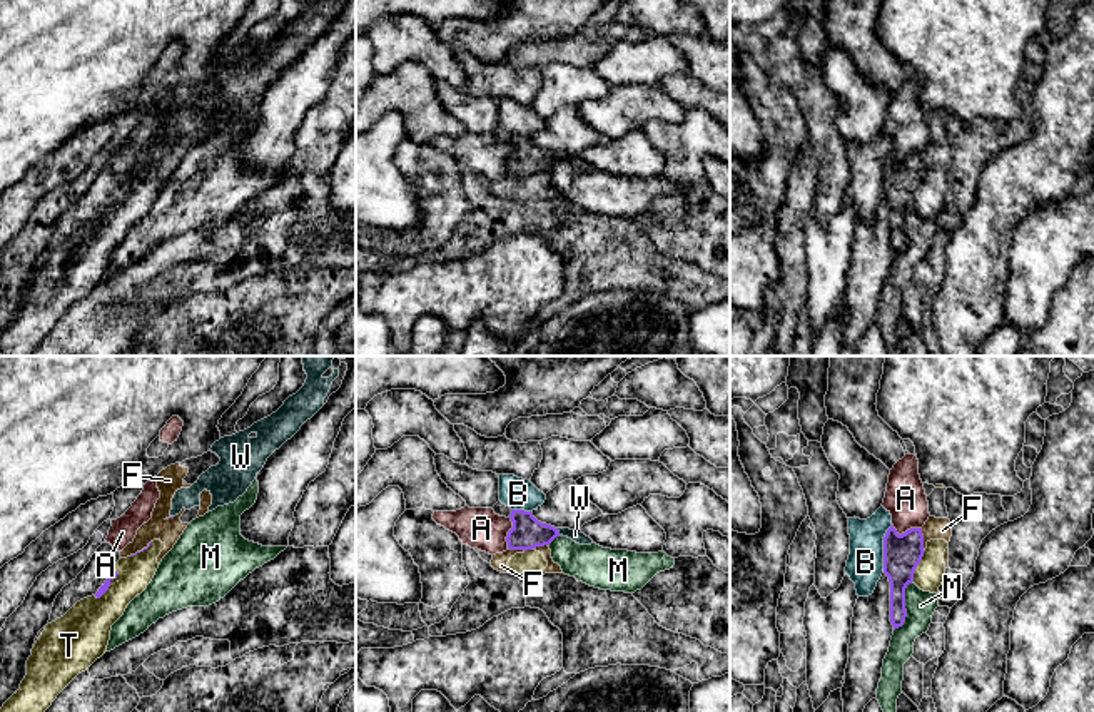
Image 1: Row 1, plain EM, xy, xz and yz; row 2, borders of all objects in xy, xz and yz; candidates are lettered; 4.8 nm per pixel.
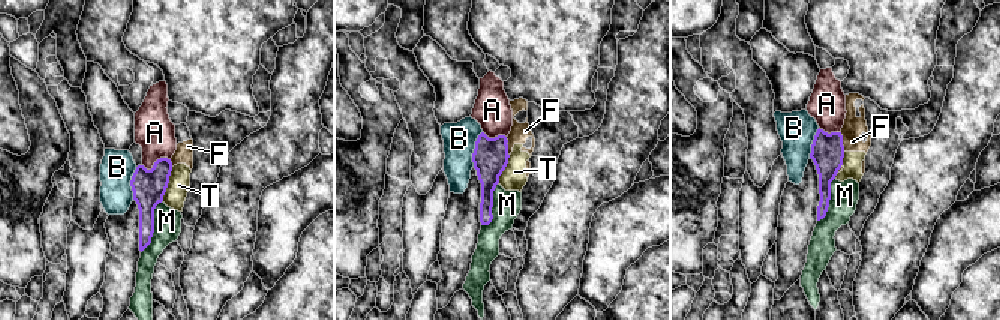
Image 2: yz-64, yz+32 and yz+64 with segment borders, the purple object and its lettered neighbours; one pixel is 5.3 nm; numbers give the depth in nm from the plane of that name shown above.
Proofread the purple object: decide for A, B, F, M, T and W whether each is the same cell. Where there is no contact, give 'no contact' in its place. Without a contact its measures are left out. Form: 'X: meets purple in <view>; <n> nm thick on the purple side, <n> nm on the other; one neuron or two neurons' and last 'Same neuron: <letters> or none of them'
A: meets purple in yz; 180 nm thick on the purple side, 200 nm on the other; two neurons
B: meets purple in yz; 180 nm thick on the purple side, 180 nm on the other; two neurons
F: meets purple in yz; 180 nm thick on the purple side, 110 nm on the other; two neurons
M: meets purple in yz; 180 nm thick on the purple side, 140 nm on the other; two neurons
T: meets purple in xy; 40 nm thick on the purple side, 240 nm on the other; two neurons
W: meets purple in xz; 160 nm thick on the purple side, 60 nm on the other; one neuron
Same neuron: W

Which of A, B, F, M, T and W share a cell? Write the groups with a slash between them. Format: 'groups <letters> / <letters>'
groups A / B / F T / M / W

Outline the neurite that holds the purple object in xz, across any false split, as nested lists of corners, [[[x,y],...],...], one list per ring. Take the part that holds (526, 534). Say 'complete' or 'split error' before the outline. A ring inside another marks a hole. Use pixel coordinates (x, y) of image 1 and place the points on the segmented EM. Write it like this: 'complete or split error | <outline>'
split error | [[[511,510],[513,528],[508,531],[506,542],[509,550],[533,550],[550,545],[556,537],[568,537],[580,545],[591,545],[593,540],[581,530],[555,528],[538,521],[531,511]]]

